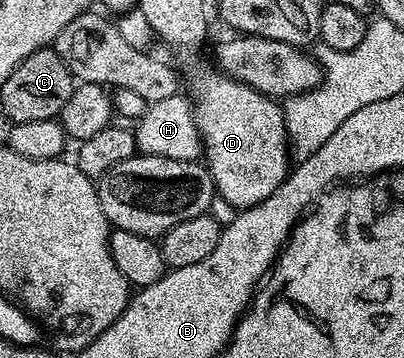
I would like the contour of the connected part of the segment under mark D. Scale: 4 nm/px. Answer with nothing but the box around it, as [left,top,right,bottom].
[184,63,292,209]

